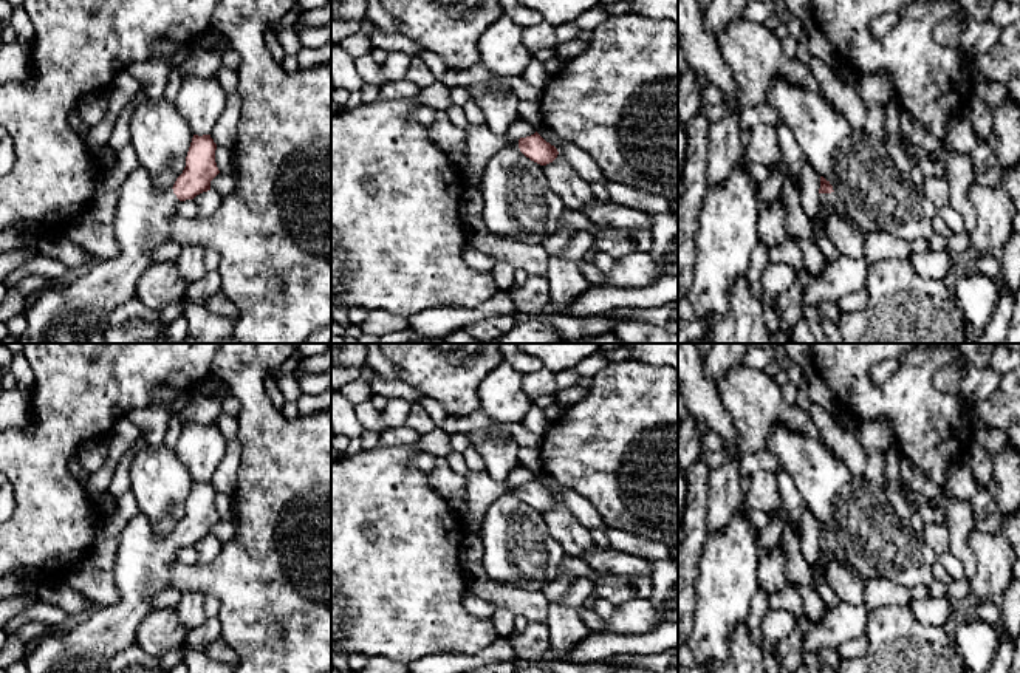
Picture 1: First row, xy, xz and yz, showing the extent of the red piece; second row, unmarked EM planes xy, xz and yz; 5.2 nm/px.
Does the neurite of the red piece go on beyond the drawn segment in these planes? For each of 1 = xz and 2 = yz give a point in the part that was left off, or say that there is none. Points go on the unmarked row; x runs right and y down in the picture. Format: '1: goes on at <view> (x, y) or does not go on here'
1: goes on at xz (482, 489)
2: goes on at yz (827, 546)

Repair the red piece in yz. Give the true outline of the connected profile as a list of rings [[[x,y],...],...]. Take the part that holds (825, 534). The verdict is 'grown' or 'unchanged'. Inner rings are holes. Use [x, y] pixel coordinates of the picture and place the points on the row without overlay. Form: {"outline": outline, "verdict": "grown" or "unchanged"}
{"outline": [[[820,523],[820,560],[811,566],[811,574],[816,582],[827,583],[827,566],[833,563],[837,545],[834,541],[833,532],[823,523]]], "verdict": "grown"}

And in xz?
{"outline": [[[483,469],[469,470],[464,480],[467,503],[464,528],[472,532],[481,526],[491,504],[505,494],[514,494],[540,512],[553,509],[559,501],[557,495],[546,489],[537,478],[519,487],[508,487],[505,481],[494,480],[489,472]]], "verdict": "grown"}

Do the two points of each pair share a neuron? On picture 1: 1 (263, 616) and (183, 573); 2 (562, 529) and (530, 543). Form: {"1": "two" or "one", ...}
{"1": "one", "2": "two"}

